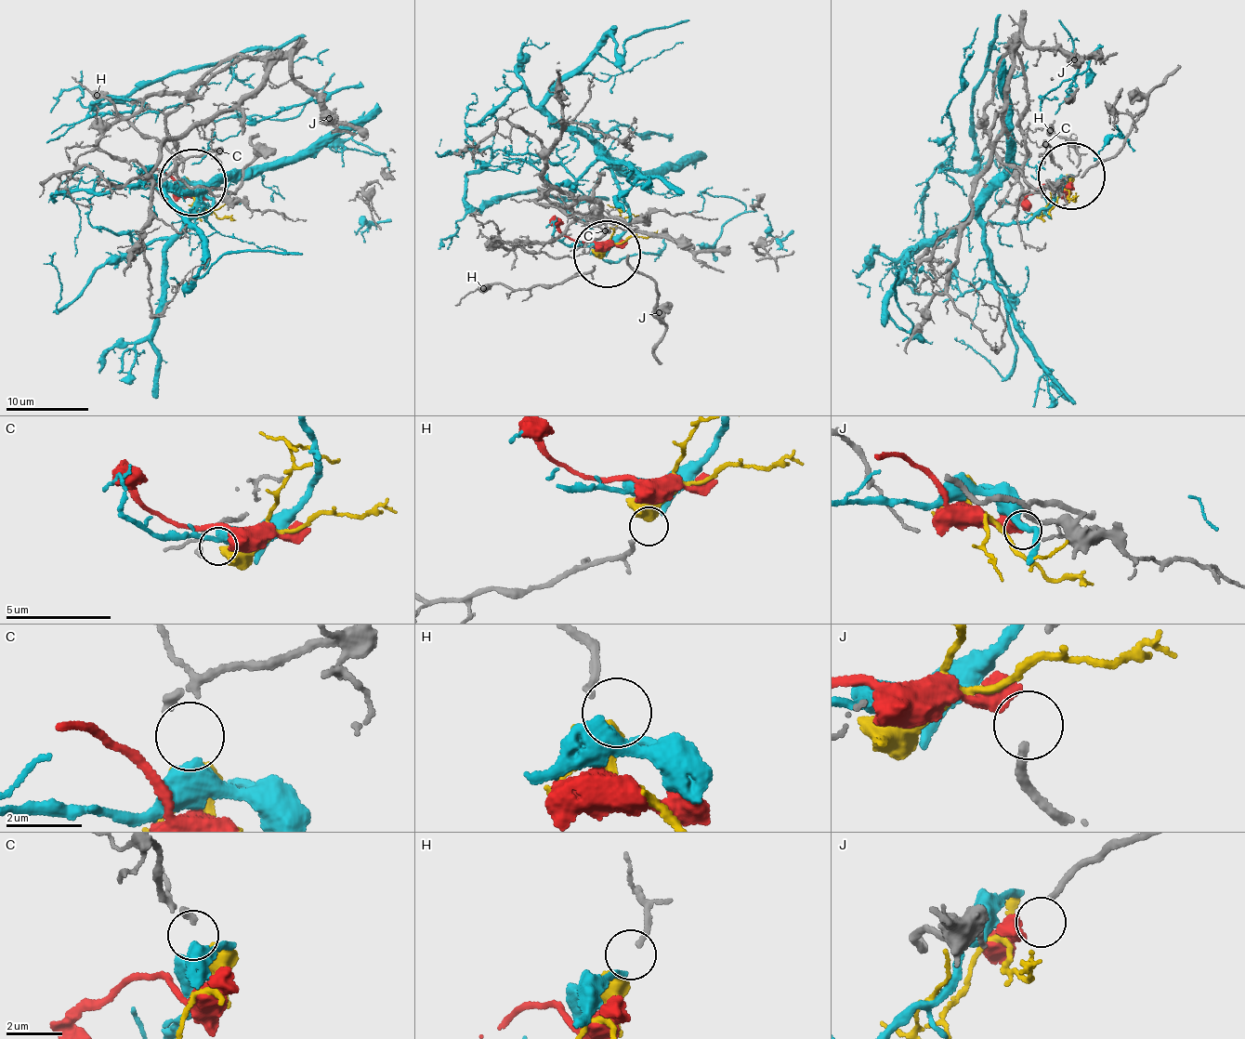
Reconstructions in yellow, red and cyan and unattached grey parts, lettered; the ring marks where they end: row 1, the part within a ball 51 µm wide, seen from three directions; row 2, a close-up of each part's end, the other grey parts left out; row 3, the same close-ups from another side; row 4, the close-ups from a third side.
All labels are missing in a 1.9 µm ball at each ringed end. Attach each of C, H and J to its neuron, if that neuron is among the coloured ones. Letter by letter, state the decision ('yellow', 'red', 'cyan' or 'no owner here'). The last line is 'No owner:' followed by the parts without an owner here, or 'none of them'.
C: no owner here
H: cyan
J: red
No owner: C

